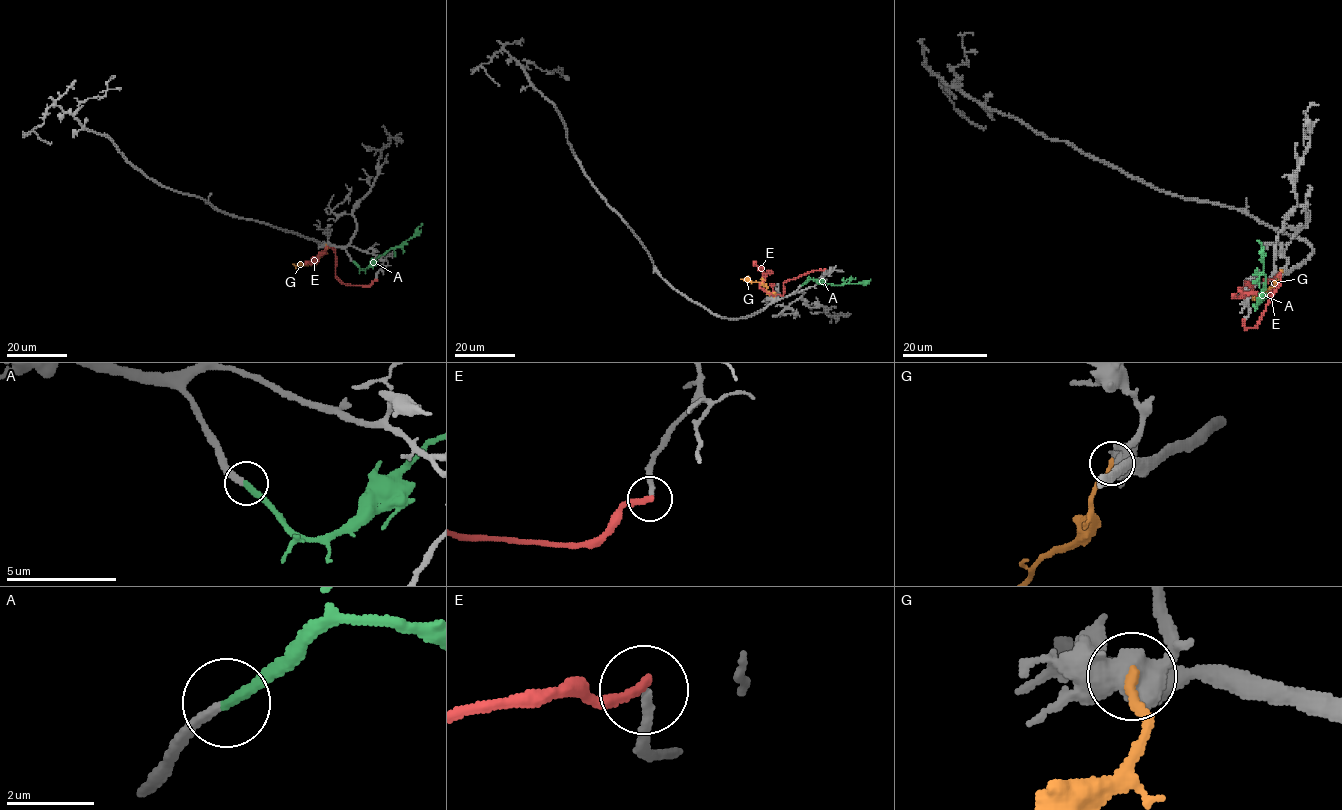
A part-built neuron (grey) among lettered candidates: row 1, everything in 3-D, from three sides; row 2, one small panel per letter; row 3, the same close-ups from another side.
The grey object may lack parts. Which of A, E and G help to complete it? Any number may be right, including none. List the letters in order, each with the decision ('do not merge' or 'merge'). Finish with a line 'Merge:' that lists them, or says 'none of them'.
A: merge
E: do not merge
G: do not merge
Merge: A

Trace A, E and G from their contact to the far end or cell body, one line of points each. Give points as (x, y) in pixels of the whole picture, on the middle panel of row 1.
A: (801, 285), (808, 279), (839, 285), (865, 283), (871, 279)
E: (824, 269), (801, 274), (783, 283), (781, 296), (770, 294), (759, 286), (764, 275), (753, 261)
G: (773, 297), (760, 282), (740, 279)

